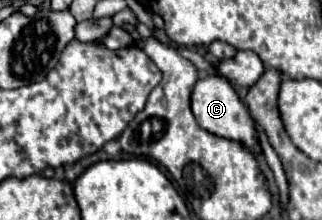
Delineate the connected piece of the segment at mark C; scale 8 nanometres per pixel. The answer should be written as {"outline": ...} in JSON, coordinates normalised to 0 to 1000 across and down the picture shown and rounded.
{"outline":[[[646,341],[609,368],[602,405],[596,405],[596,514],[615,550],[615,568],[665,614],[702,623],[702,632],[727,632],[727,641],[752,641],[770,677],[783,677],[789,695],[807,695],[807,650],[789,595],[789,550],[770,514],[770,495],[758,486],[758,468],[745,459],[739,423],[720,405],[714,368],[702,350],[677,350],[677,341]]]}

